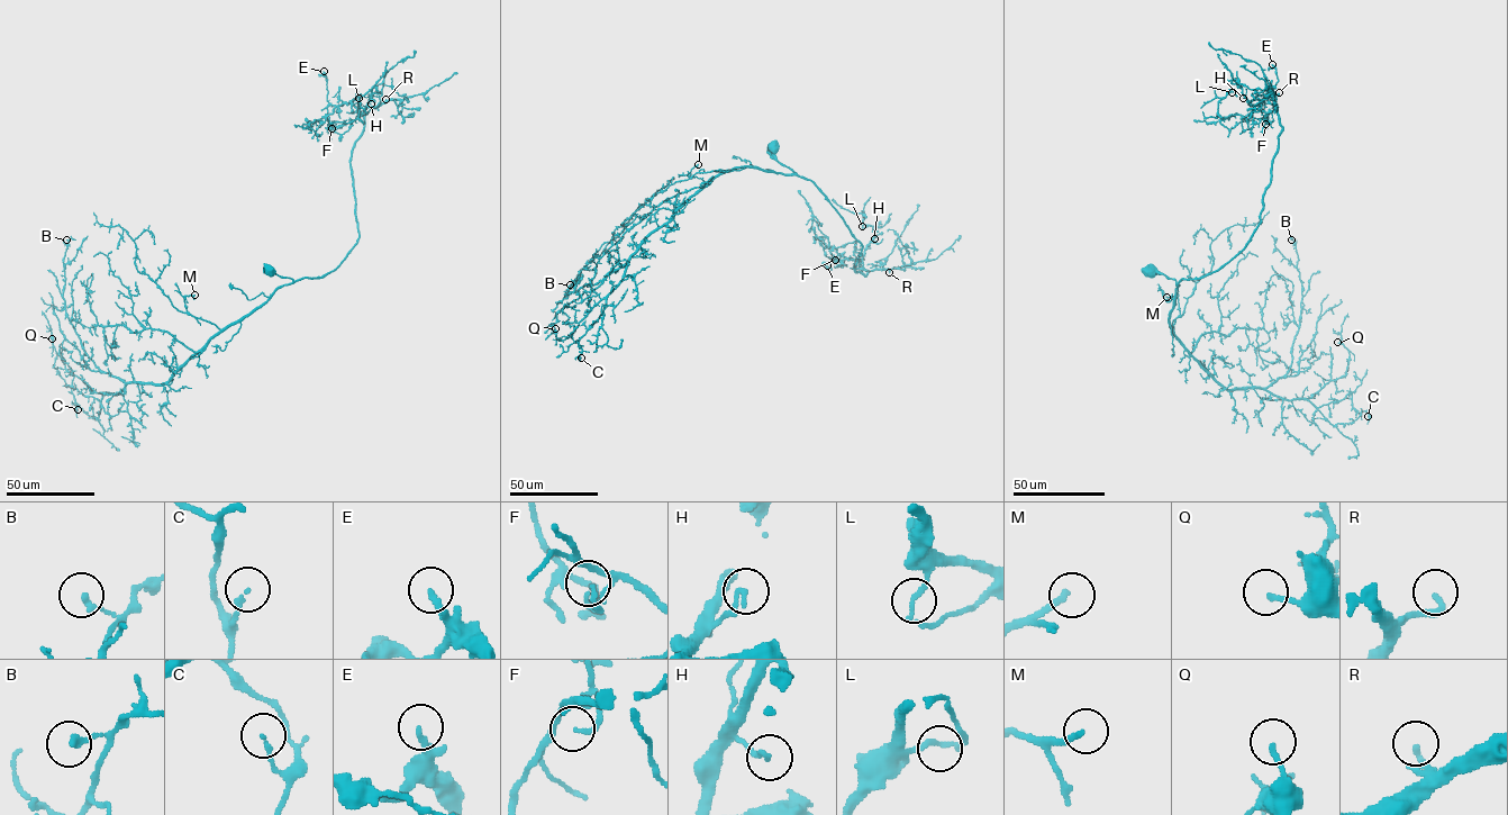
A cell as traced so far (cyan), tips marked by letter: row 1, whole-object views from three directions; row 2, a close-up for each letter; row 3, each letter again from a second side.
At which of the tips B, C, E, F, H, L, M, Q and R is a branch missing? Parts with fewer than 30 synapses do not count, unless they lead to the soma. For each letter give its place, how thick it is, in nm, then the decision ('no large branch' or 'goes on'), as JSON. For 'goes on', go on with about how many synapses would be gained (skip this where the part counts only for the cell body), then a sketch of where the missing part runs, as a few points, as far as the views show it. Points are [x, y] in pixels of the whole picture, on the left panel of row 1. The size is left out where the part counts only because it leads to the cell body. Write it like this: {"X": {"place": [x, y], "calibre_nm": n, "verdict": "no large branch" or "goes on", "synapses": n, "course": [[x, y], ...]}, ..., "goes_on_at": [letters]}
{"B": {"place": [66, 240], "calibre_nm": 180, "verdict": "no large branch"}, "C": {"place": [78, 409], "calibre_nm": 140, "verdict": "no large branch"}, "E": {"place": [324, 71], "calibre_nm": 180, "verdict": "no large branch"}, "F": {"place": [332, 128], "calibre_nm": 150, "verdict": "no large branch"}, "H": {"place": [371, 103], "calibre_nm": 160, "verdict": "no large branch"}, "L": {"place": [359, 98], "calibre_nm": 140, "verdict": "no large branch"}, "M": {"place": [194, 295], "calibre_nm": 180, "verdict": "goes on", "synapses": 50, "course": [[194, 295], [202, 289], [214, 304], [214, 310], [220, 310], [225, 317]]}, "Q": {"place": [52, 338], "calibre_nm": 150, "verdict": "no large branch"}, "R": {"place": [385, 99], "calibre_nm": 200, "verdict": "no large branch"}, "goes_on_at": ["M"]}

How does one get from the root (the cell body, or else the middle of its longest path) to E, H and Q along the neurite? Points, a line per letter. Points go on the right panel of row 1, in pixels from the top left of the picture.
E: (1147, 273), (1177, 283), (1211, 273), (1261, 222), (1282, 129), (1277, 110), (1261, 100), (1278, 80), (1272, 64)
H: (1147, 273), (1177, 283), (1211, 273), (1261, 222), (1282, 126), (1277, 109), (1257, 110), (1243, 98)
Q: (1147, 273), (1175, 281), (1172, 332), (1227, 389), (1309, 398), (1345, 374), (1350, 353), (1337, 342)

